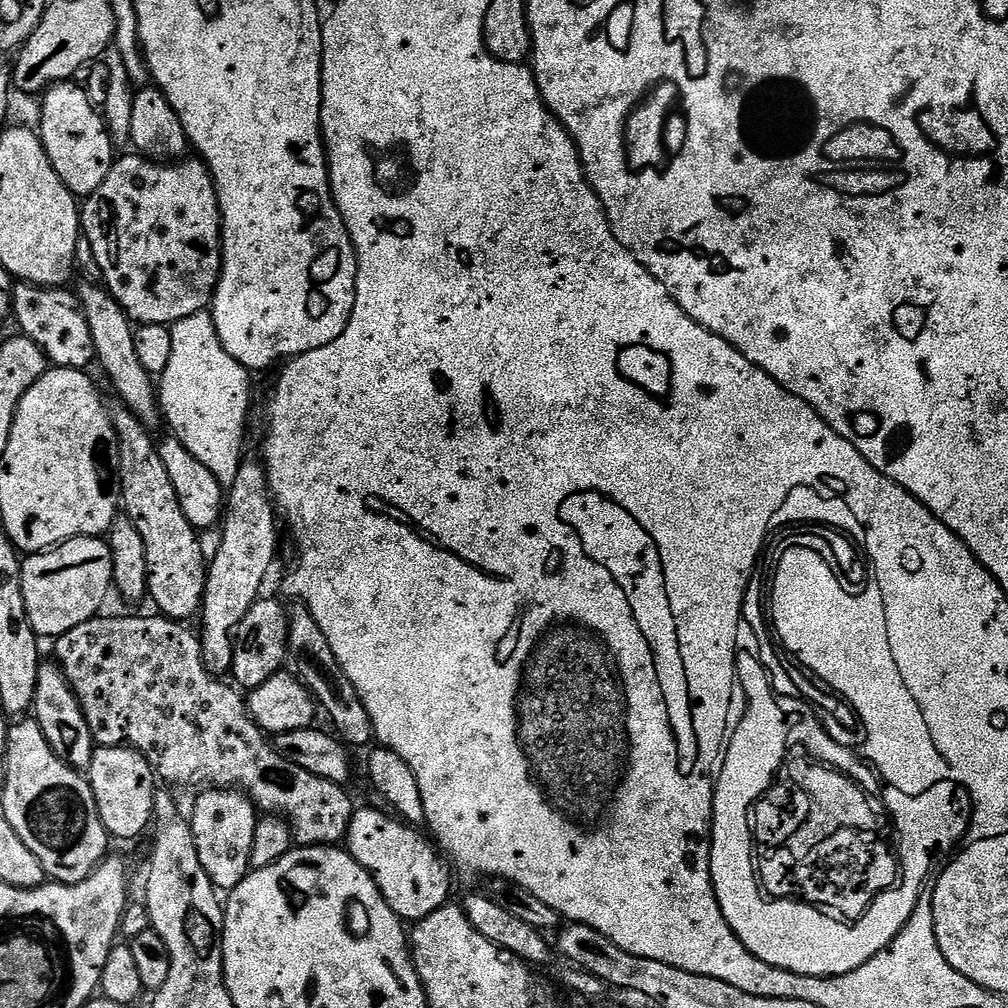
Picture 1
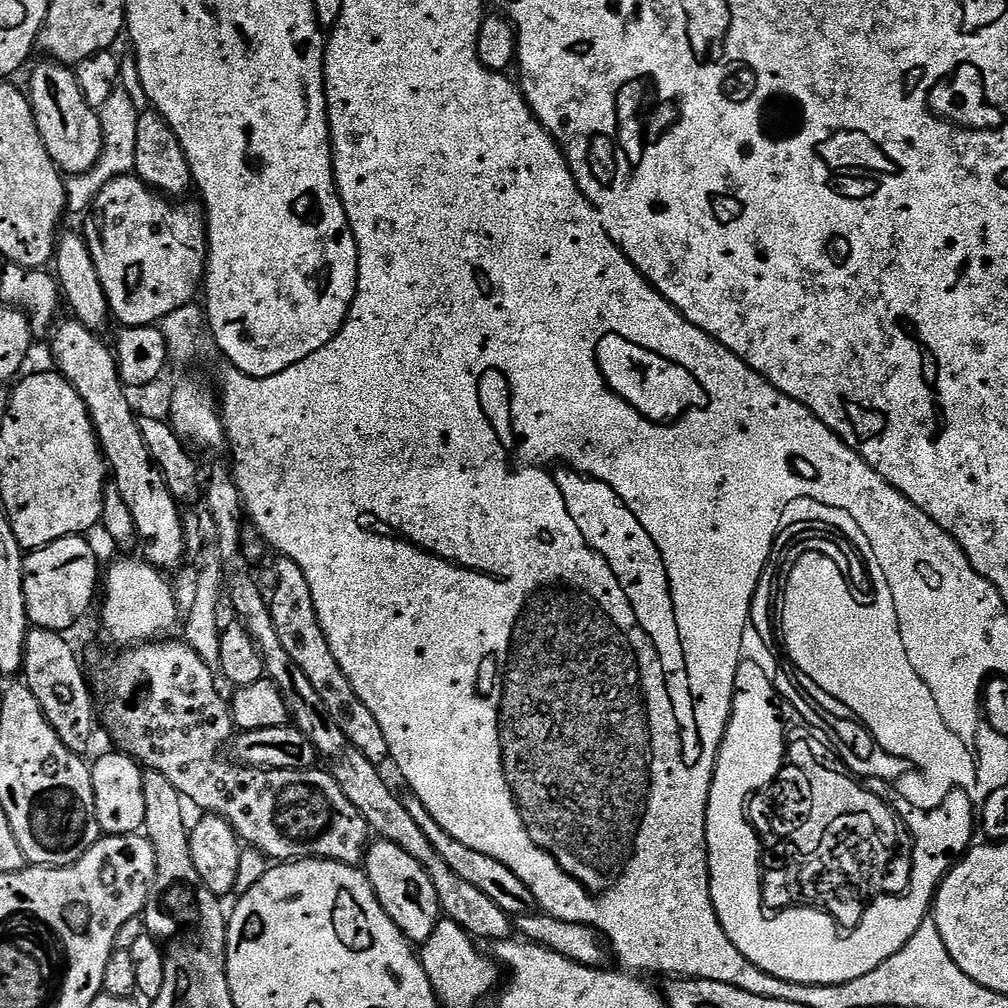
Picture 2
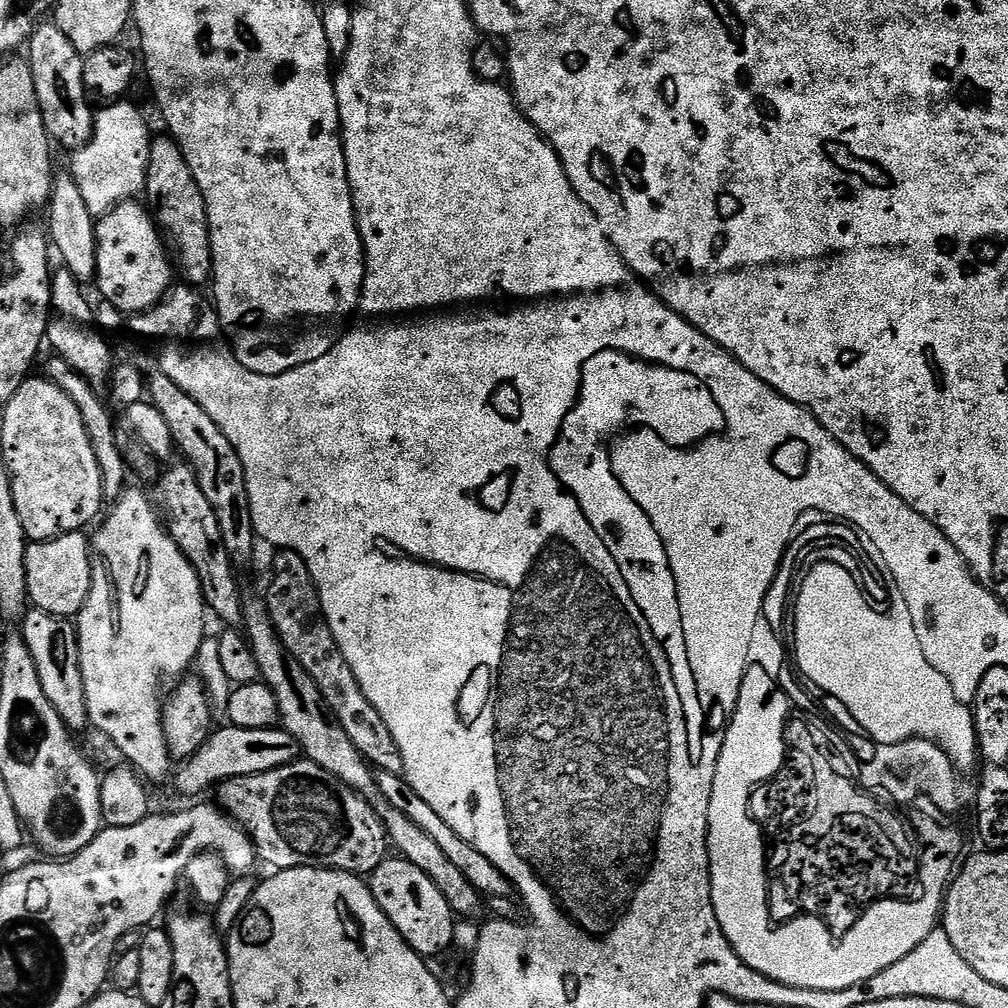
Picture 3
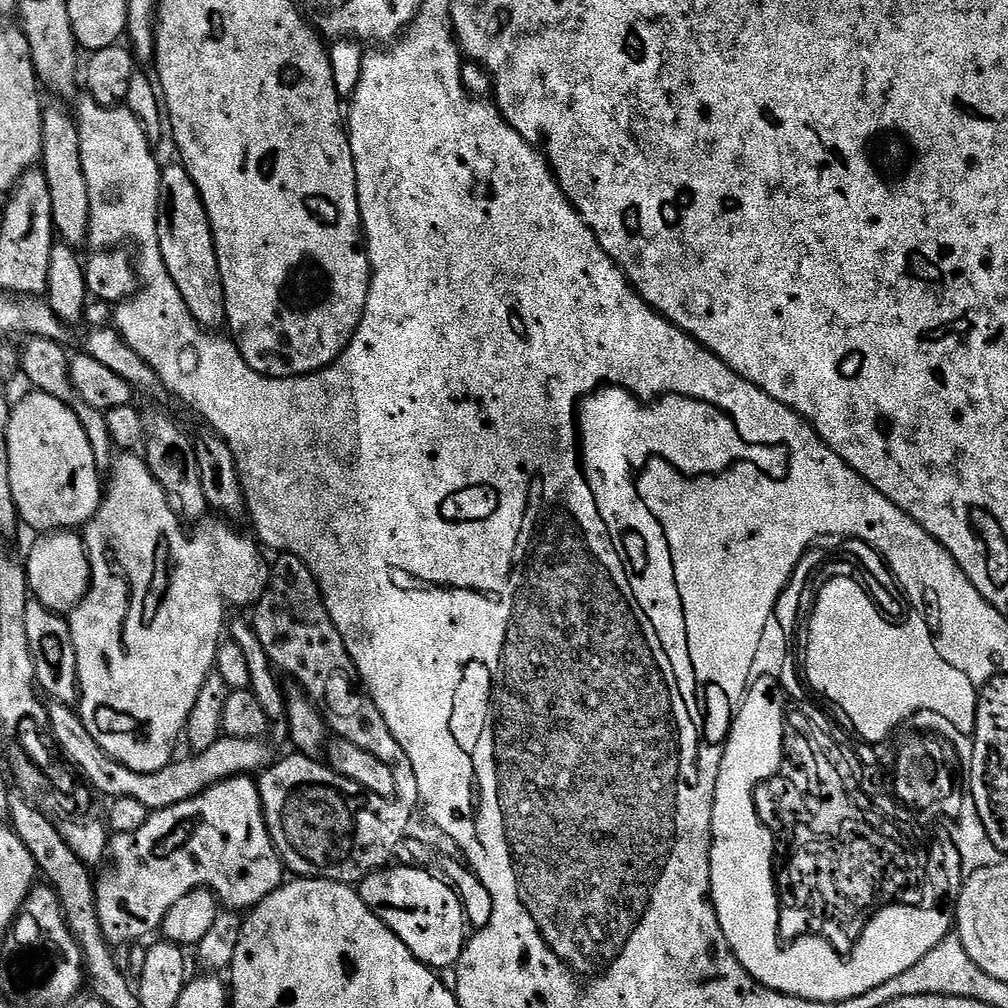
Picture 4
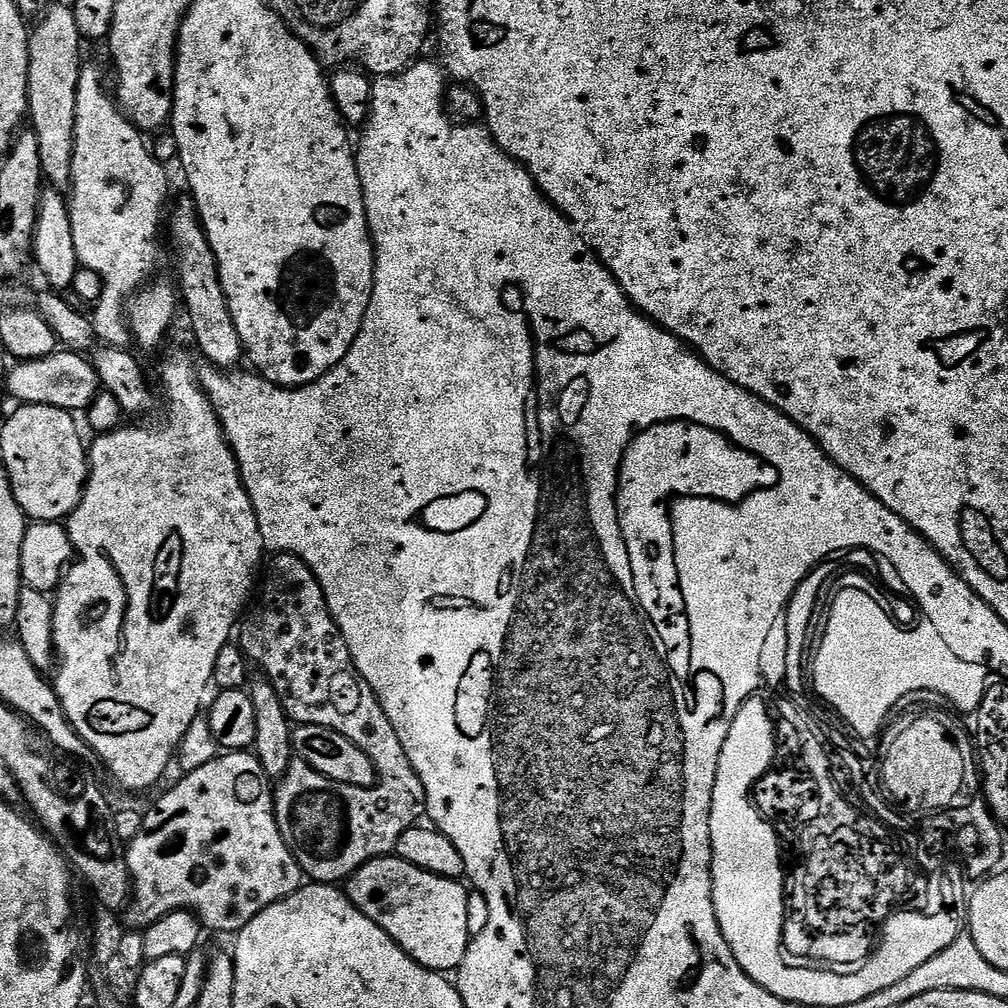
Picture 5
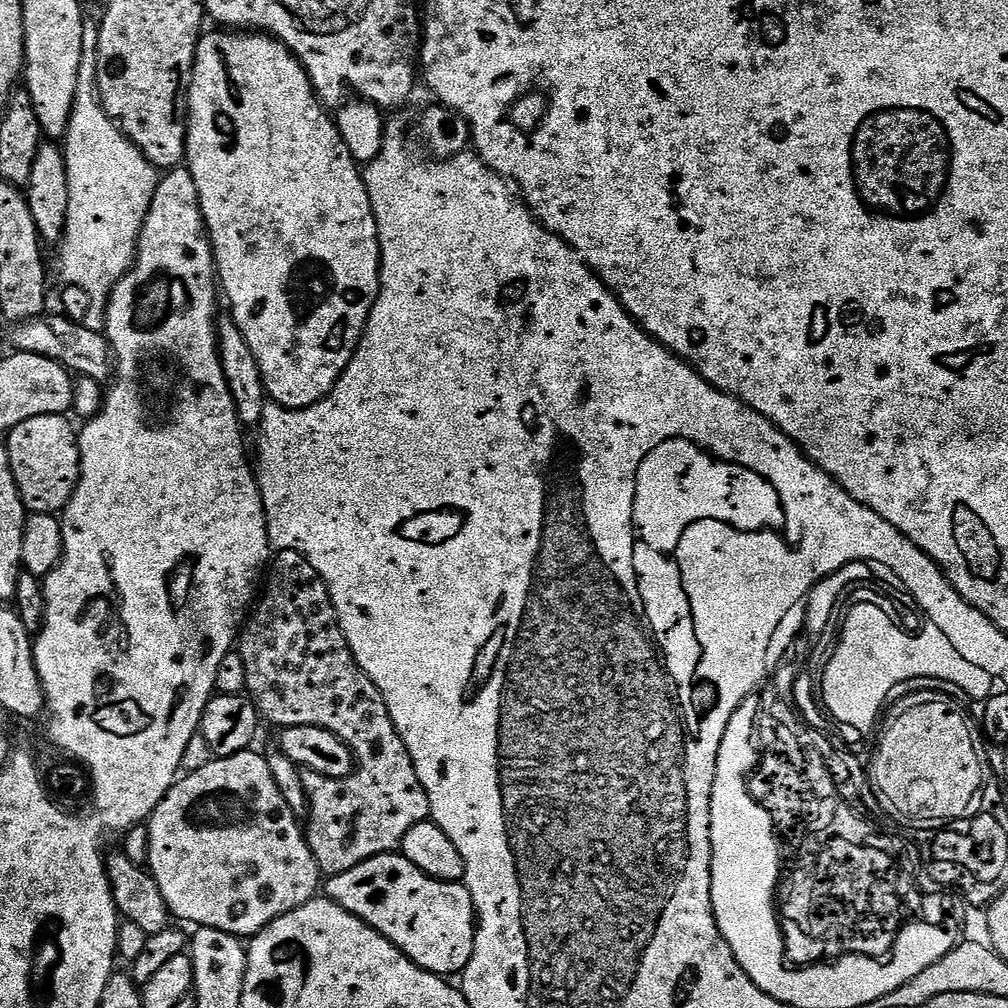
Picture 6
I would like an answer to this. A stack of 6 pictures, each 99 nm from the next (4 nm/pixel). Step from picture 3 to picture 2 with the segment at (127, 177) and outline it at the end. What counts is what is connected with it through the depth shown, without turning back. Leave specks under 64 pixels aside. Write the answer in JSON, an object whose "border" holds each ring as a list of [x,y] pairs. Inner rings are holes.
{"border":[[[115,90],[106,99],[104,105],[98,109],[100,125],[104,131],[104,145],[102,154],[96,165],[89,172],[78,176],[68,176],[66,191],[68,193],[67,211],[87,213],[92,207],[93,200],[100,191],[114,178],[127,176],[136,170],[136,147],[140,141],[140,113],[141,109],[134,106],[134,98],[123,90]]]}

